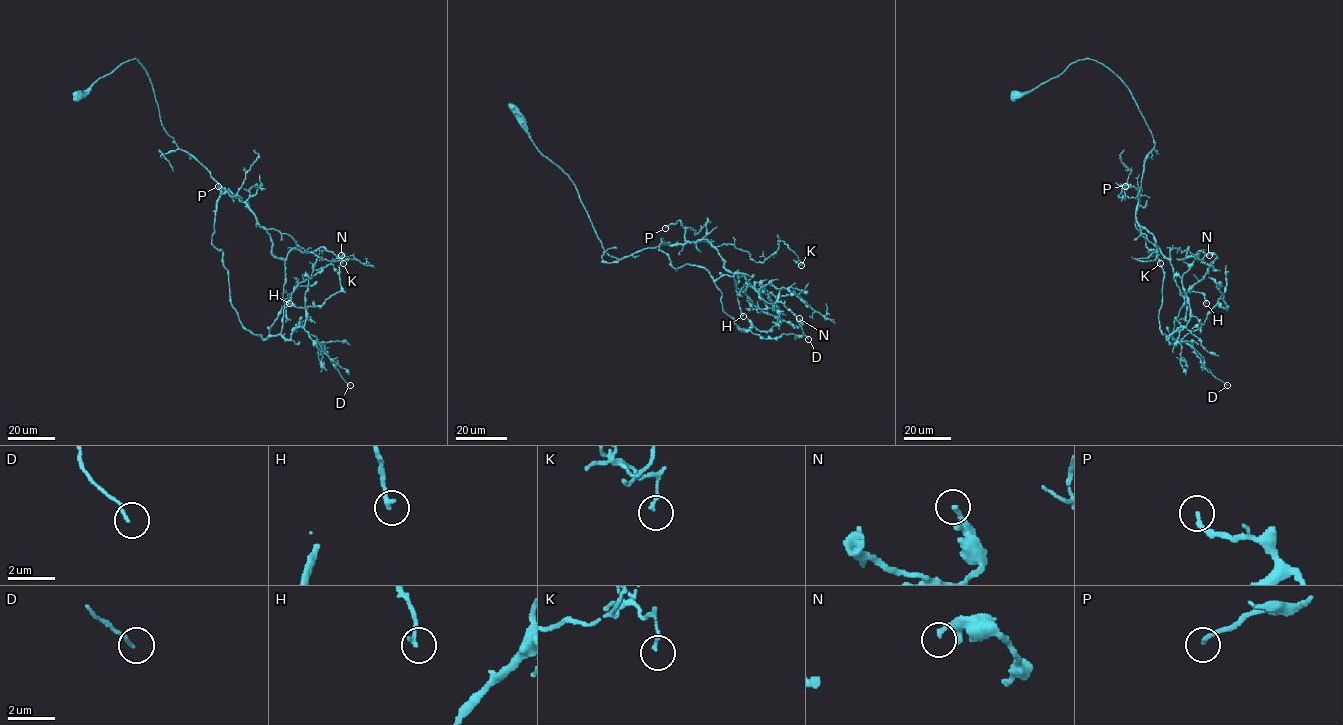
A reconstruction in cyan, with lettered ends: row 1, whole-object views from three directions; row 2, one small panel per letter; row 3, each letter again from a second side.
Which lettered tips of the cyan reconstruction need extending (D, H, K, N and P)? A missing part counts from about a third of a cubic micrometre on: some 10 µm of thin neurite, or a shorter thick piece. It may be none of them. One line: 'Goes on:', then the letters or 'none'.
Goes on: none

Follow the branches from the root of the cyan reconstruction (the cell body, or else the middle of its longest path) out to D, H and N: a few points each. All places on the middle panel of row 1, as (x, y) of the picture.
D: (514, 109), (609, 255), (662, 239), (676, 270), (773, 285), (808, 339)
H: (514, 109), (536, 148), (575, 186), (609, 255), (621, 259), (706, 239), (738, 276), (743, 316)
N: (514, 109), (609, 255), (662, 239), (676, 270), (732, 276), (762, 311), (799, 318)

